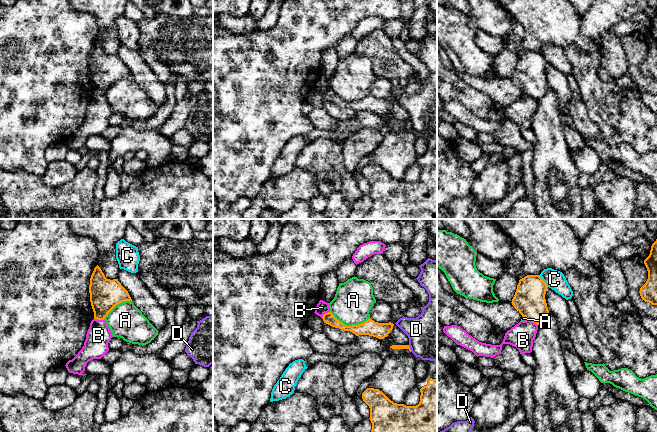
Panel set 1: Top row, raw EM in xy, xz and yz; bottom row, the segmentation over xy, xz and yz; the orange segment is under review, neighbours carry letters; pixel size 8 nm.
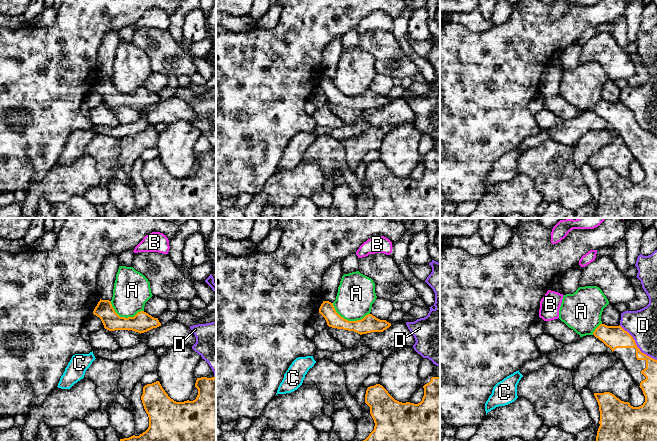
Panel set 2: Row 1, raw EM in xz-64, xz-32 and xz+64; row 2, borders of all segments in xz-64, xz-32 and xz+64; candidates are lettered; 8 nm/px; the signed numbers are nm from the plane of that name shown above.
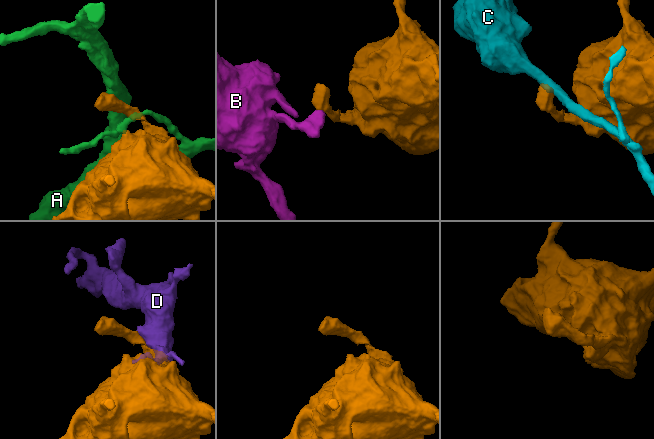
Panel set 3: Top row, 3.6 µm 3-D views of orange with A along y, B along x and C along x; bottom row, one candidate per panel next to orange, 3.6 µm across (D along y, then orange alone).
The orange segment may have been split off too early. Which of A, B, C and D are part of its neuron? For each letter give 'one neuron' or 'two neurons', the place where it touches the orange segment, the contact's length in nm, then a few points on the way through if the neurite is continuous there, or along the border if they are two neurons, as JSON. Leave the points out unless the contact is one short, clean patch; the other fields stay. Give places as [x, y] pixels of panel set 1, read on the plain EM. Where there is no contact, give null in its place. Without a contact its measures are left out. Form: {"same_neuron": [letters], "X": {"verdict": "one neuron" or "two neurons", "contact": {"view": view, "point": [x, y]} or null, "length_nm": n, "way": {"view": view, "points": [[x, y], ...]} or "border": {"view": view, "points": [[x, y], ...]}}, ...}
{"same_neuron": [], "A": {"verdict": "two neurons", "contact": {"view": "xz", "point": [350, 102]}, "length_nm": 340}, "B": {"verdict": "two neurons", "contact": {"view": "yz", "point": [532, 97]}, "length_nm": 100, "border": {"view": "yz", "points": [[527, 95], [537, 101]]}}, "C": {"verdict": "two neurons", "contact": {"view": "yz", "point": [543, 57]}, "length_nm": 120, "border": {"view": "yz", "points": [[539, 51], [548, 62]]}}, "D": {"verdict": "two neurons", "contact": {"view": "xz", "point": [409, 124]}, "length_nm": 60}}

